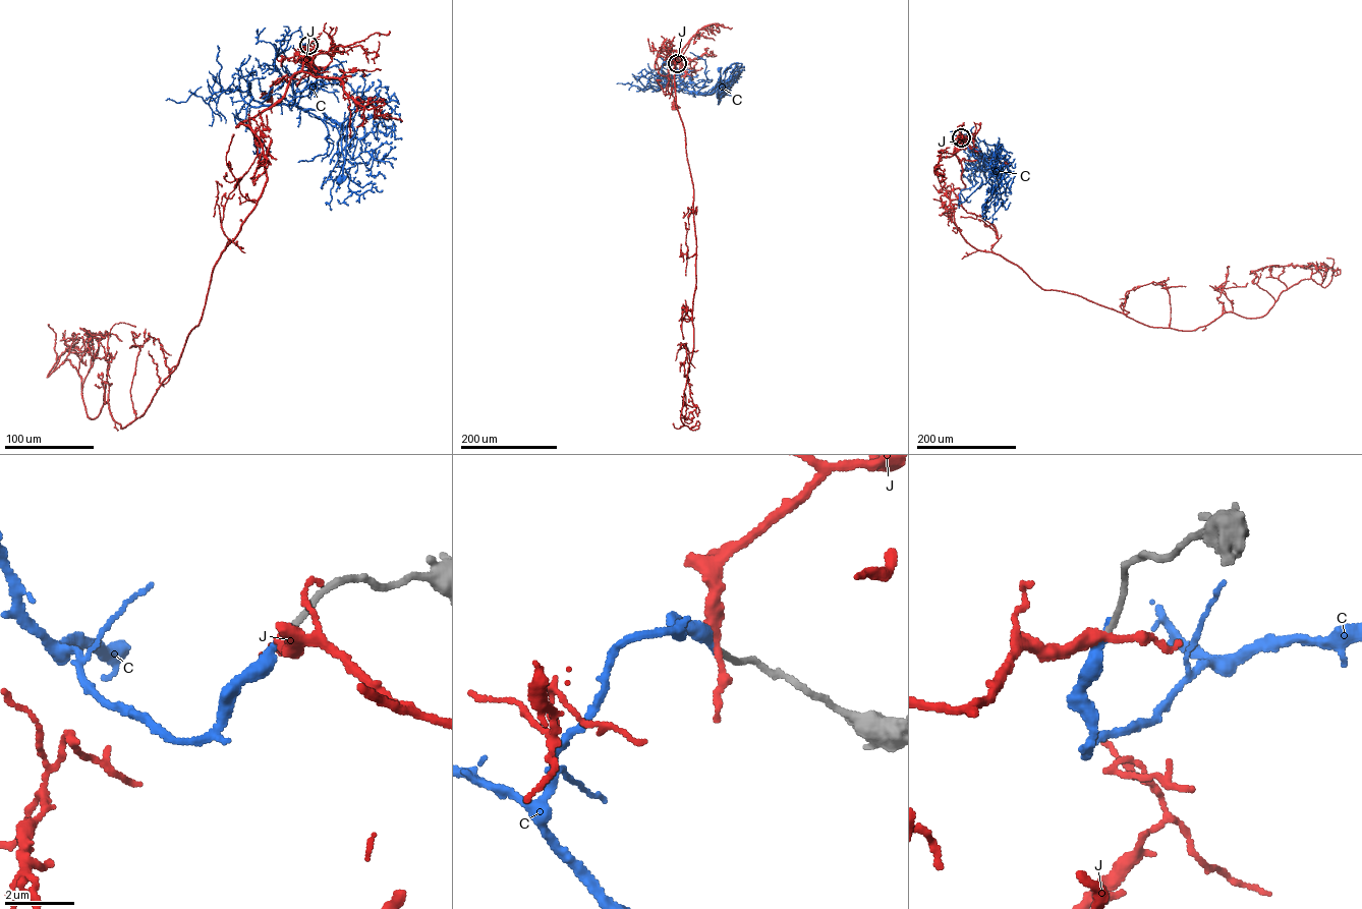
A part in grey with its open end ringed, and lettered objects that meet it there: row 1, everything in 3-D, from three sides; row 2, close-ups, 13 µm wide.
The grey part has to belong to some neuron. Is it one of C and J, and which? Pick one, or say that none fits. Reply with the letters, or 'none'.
none

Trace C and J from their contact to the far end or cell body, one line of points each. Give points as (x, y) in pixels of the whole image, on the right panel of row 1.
C: (961, 137), (971, 140), (988, 165), (1003, 170), (996, 191), (983, 207)
J: (961, 137), (955, 148), (960, 160), (987, 158), (1006, 163)

